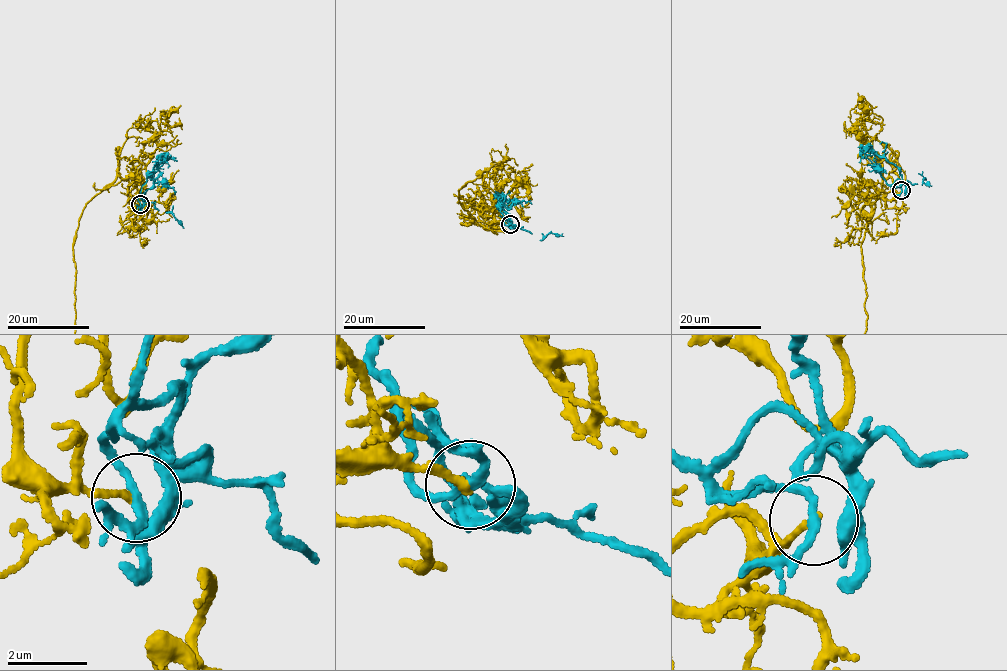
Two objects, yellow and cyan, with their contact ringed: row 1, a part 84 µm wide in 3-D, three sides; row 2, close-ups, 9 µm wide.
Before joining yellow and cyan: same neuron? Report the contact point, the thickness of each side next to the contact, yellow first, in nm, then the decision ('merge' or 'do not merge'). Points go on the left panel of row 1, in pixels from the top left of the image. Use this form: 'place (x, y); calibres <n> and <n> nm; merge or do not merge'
place (140, 204); calibres 200 and 190 nm; merge

